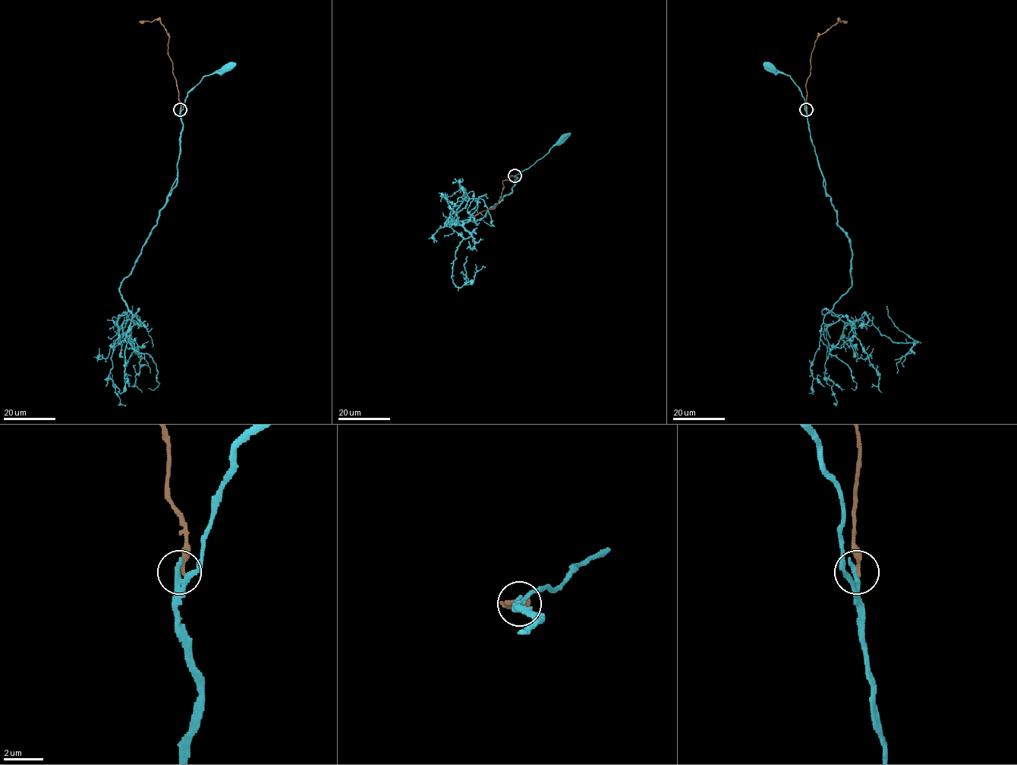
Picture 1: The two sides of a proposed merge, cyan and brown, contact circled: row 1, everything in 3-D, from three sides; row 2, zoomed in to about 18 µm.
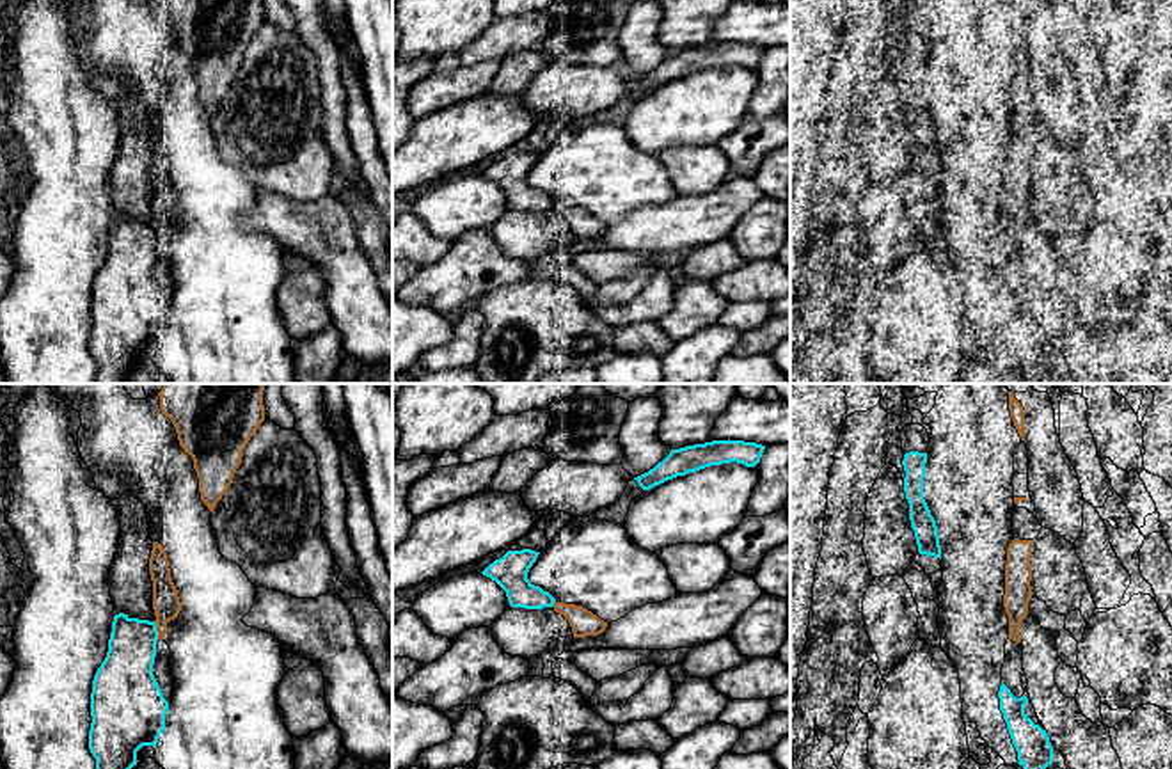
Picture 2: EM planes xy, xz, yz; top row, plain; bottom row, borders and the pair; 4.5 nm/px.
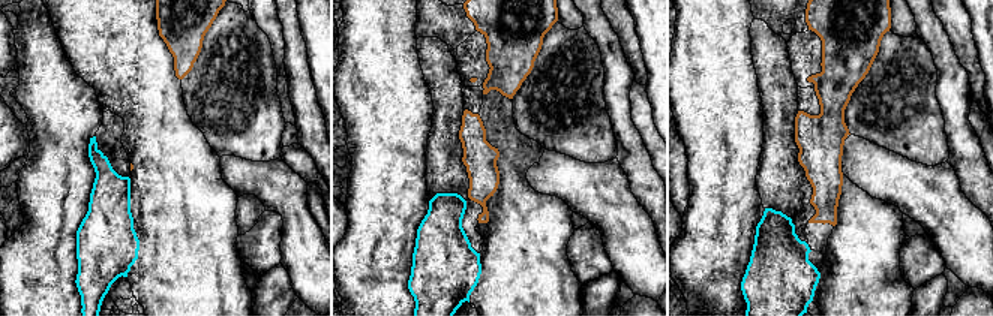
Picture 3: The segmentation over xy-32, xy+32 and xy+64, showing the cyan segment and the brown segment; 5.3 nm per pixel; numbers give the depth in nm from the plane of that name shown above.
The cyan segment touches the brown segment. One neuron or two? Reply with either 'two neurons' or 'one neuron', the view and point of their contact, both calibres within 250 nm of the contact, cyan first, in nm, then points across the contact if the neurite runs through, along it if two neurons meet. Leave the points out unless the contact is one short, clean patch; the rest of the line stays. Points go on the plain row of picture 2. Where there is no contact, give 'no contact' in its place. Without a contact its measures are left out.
two neurons | xy (157, 233) | 240/130 nm

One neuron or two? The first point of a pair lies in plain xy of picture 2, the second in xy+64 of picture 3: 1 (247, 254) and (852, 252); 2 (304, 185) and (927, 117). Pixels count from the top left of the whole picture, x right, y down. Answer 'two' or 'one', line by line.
1: one
2: one

